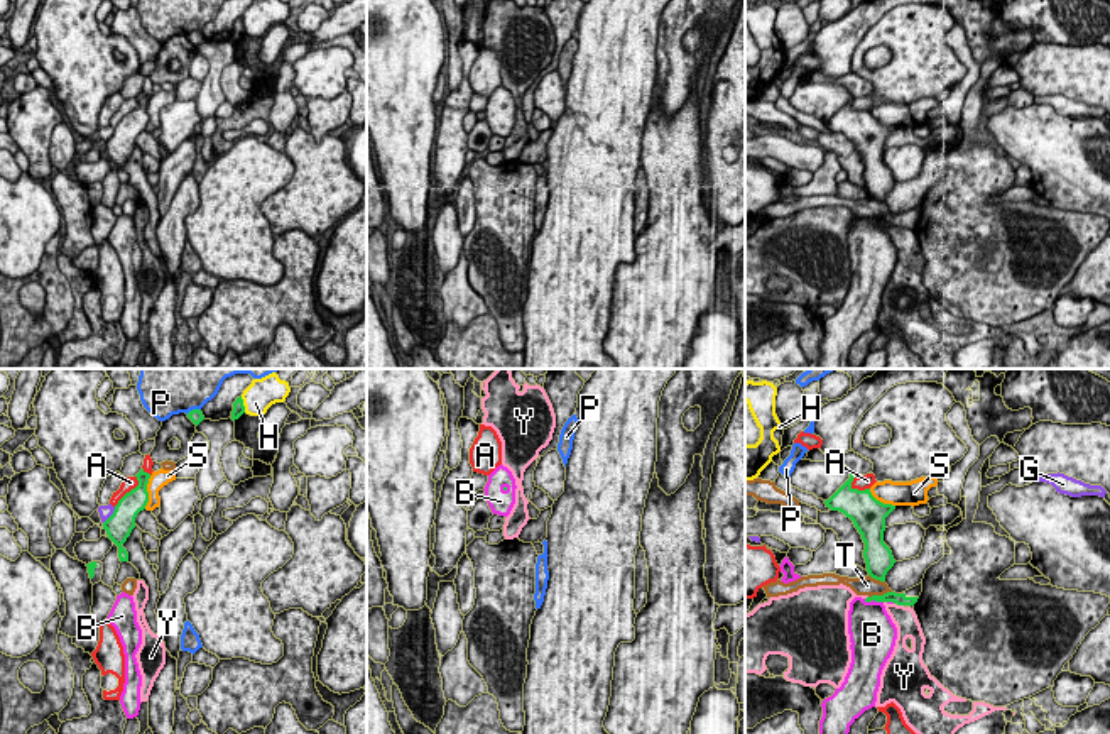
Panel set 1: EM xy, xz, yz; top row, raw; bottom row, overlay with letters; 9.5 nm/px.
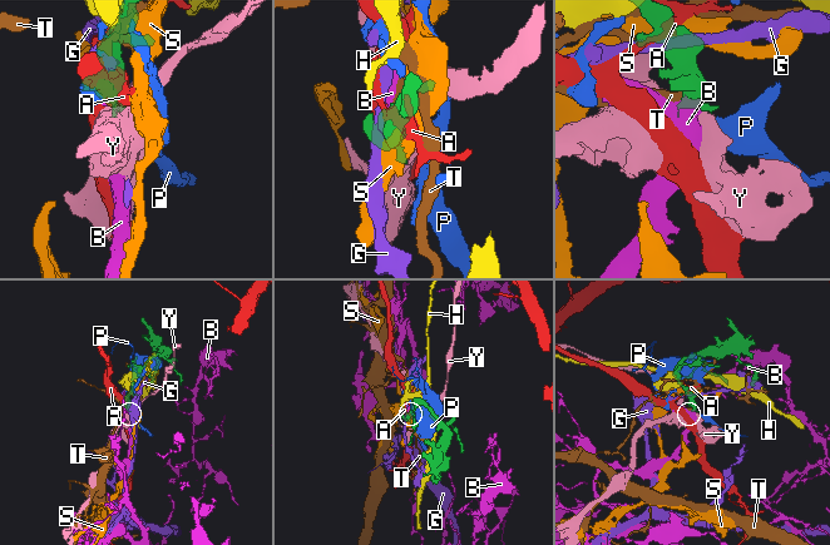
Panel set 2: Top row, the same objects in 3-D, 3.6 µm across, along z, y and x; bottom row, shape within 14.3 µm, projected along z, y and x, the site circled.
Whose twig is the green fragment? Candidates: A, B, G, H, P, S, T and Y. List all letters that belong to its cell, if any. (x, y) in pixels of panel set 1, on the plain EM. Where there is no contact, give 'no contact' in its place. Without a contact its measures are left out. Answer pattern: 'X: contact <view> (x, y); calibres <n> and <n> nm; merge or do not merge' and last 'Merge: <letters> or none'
A: contact xy (130, 112); calibres 220 and 130 nm; do not merge
B: contact yz (874, 220); calibres 120 and 420 nm; merge
G: contact xy (110, 137); calibres 260 and 130 nm; do not merge
H: contact xy (242, 26); calibres 120 and 300 nm; do not merge
P: contact xy (193, 31); calibres 130 and 360 nm; do not merge
S: contact xy (147, 114); calibres 220 and 160 nm; do not merge
T: contact yz (879, 217); calibres 120 and 190 nm; do not merge
Y: contact yz (899, 225); calibres 120 and 220 nm; do not merge
Merge: B

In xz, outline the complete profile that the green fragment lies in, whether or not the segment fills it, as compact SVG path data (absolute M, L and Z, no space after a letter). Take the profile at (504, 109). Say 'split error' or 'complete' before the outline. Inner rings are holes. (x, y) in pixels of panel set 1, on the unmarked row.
split error; M498 86L490 96L485 107L485 122L493 135L509 137L515 125L515 100L512 93Z

